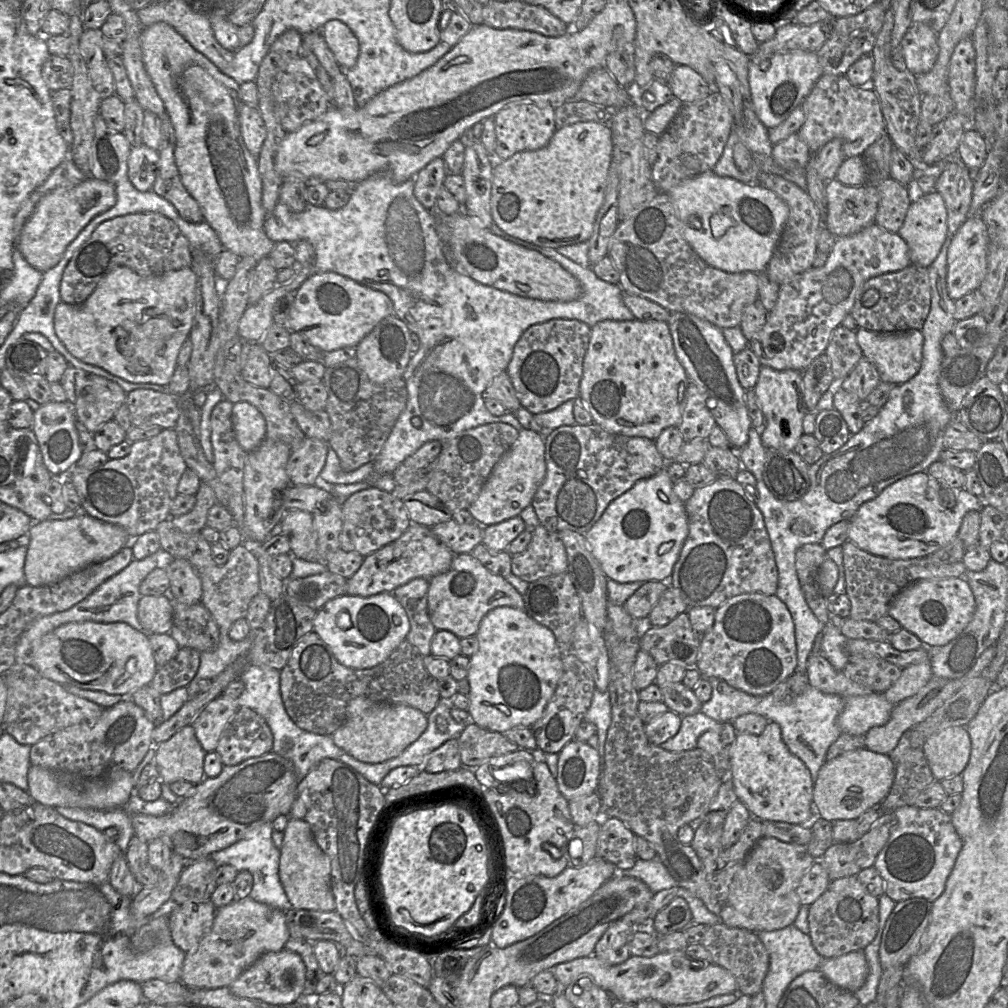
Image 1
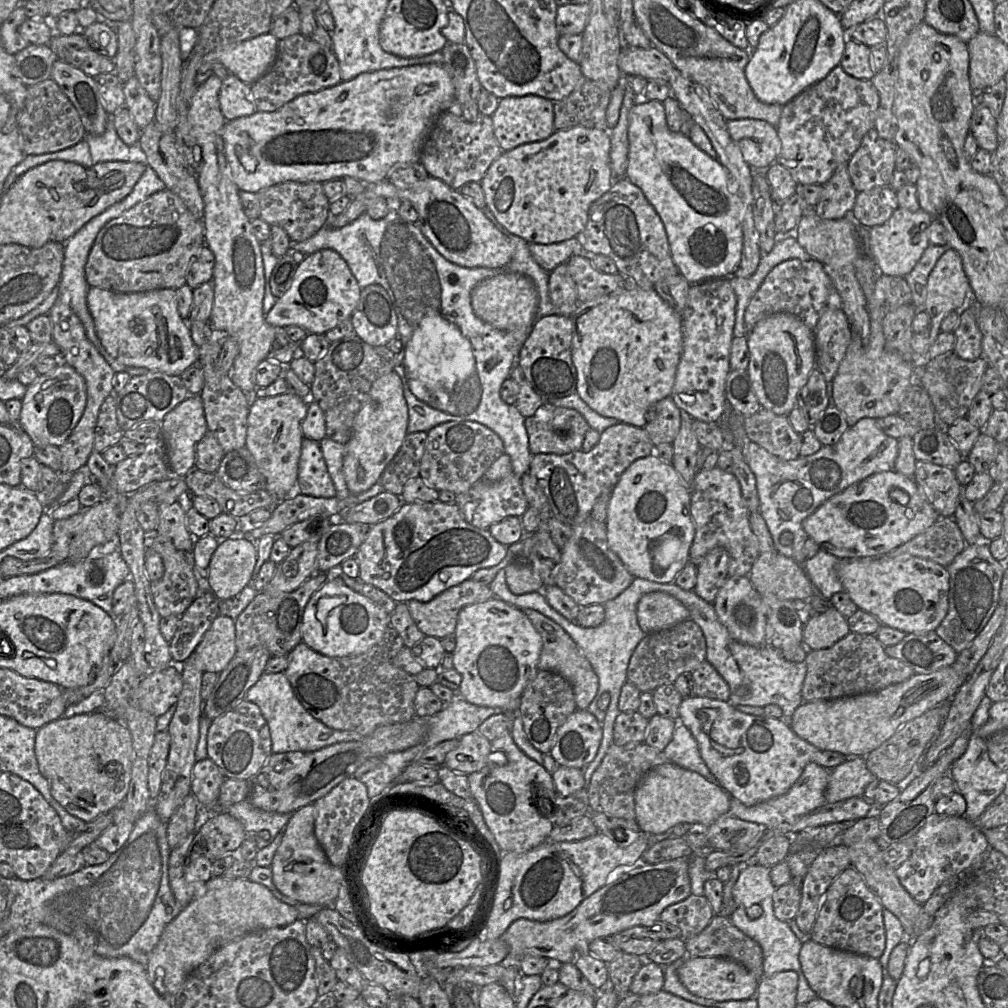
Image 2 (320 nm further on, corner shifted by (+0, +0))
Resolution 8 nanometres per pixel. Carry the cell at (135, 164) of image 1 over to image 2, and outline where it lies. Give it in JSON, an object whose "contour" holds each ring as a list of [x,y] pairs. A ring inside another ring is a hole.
{"contour":[[[135,75],[123,84],[123,92],[125,107],[140,130],[155,122],[157,103],[149,97]]]}

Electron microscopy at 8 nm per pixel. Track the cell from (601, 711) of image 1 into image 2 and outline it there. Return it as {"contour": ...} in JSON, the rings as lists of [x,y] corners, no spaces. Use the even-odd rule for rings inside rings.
{"contour":[[[506,562],[503,564],[503,567],[500,568],[495,579],[489,585],[495,597],[520,609],[536,610],[558,623],[581,649],[599,678],[598,692],[596,694],[596,697],[587,708],[587,711],[593,714],[597,718],[599,723],[603,726],[603,738],[596,757],[583,770],[585,778],[584,788],[588,788],[593,773],[600,766],[608,752],[608,749],[613,744],[614,724],[617,716],[621,713],[619,710],[619,699],[622,687],[628,681],[627,670],[629,662],[637,645],[646,635],[640,628],[637,620],[638,602],[642,598],[642,596],[651,592],[664,592],[671,595],[672,597],[674,597],[674,595],[672,594],[675,594],[675,592],[671,592],[667,589],[662,589],[661,583],[652,582],[643,578],[634,578],[634,580],[626,590],[624,590],[616,598],[603,604],[605,609],[605,619],[603,623],[597,627],[586,628],[578,625],[575,621],[569,621],[554,608],[552,608],[545,599],[542,591],[525,593],[522,595],[516,595],[512,593],[506,583],[505,566]],[[605,692],[609,693],[611,696],[610,705],[606,712],[598,708],[598,701],[601,695]]]}

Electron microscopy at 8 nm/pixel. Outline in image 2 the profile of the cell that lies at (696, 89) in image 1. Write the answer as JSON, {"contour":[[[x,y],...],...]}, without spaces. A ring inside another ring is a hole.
{"contour":[[[624,46],[618,66],[623,76],[641,76],[648,81],[668,82],[676,71],[670,59],[655,47],[642,49]]]}

